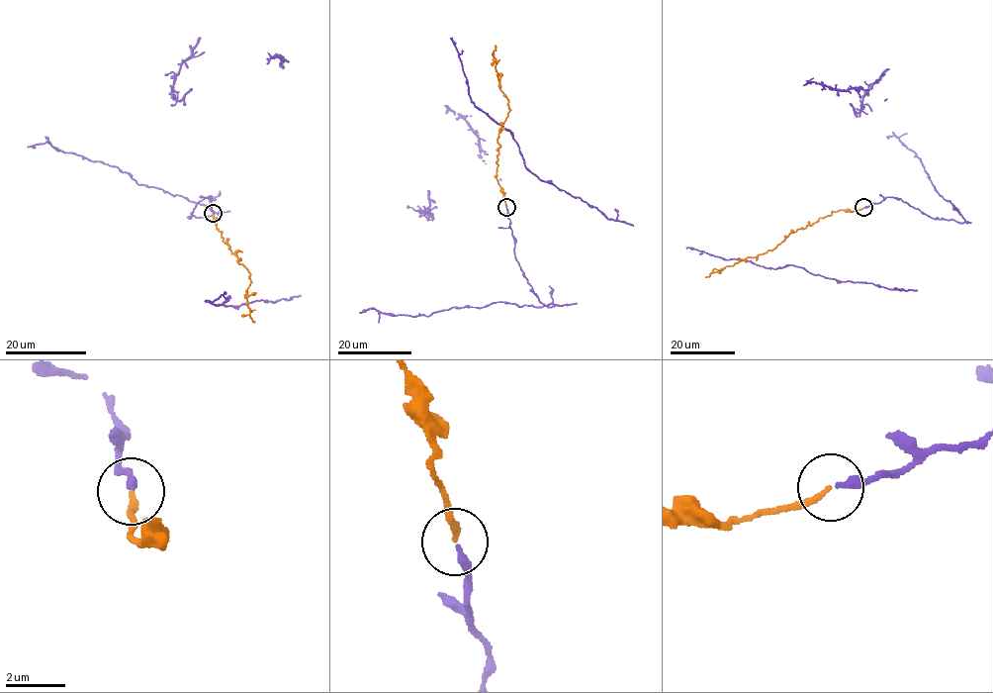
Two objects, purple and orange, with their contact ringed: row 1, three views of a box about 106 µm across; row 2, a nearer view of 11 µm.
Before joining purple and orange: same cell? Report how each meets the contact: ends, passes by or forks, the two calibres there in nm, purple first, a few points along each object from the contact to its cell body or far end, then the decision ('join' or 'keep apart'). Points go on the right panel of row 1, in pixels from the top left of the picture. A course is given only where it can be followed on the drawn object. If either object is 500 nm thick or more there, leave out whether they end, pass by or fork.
purple ends there; orange ends there; 240 nm thick on the purple side, 180 nm on the other; purple runs (864, 208), (892, 197), (934, 219), (960, 223), (964, 220), (936, 192), (916, 153), (893, 136), (886, 138); orange runs (863, 208), (832, 213), (791, 232), (771, 249), (713, 270), (720, 272); join

